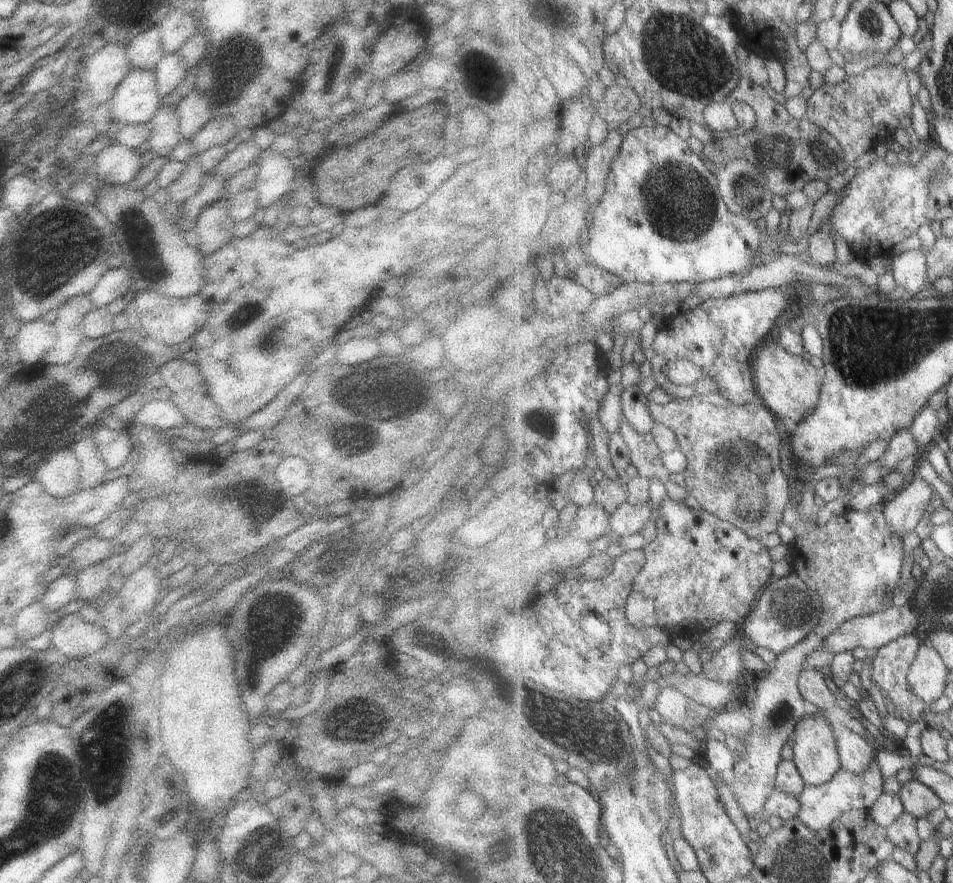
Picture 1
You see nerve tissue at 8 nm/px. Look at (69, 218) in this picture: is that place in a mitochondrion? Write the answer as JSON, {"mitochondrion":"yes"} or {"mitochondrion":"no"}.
{"mitochondrion":"no"}

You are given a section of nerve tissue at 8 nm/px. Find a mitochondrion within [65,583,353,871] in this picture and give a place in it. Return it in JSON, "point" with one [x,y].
{"point":[101,742]}

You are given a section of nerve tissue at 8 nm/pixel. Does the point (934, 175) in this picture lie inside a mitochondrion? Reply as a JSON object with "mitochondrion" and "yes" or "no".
{"mitochondrion":"yes"}

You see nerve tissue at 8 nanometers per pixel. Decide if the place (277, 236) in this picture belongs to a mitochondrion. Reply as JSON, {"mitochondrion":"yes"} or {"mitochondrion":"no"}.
{"mitochondrion":"no"}

